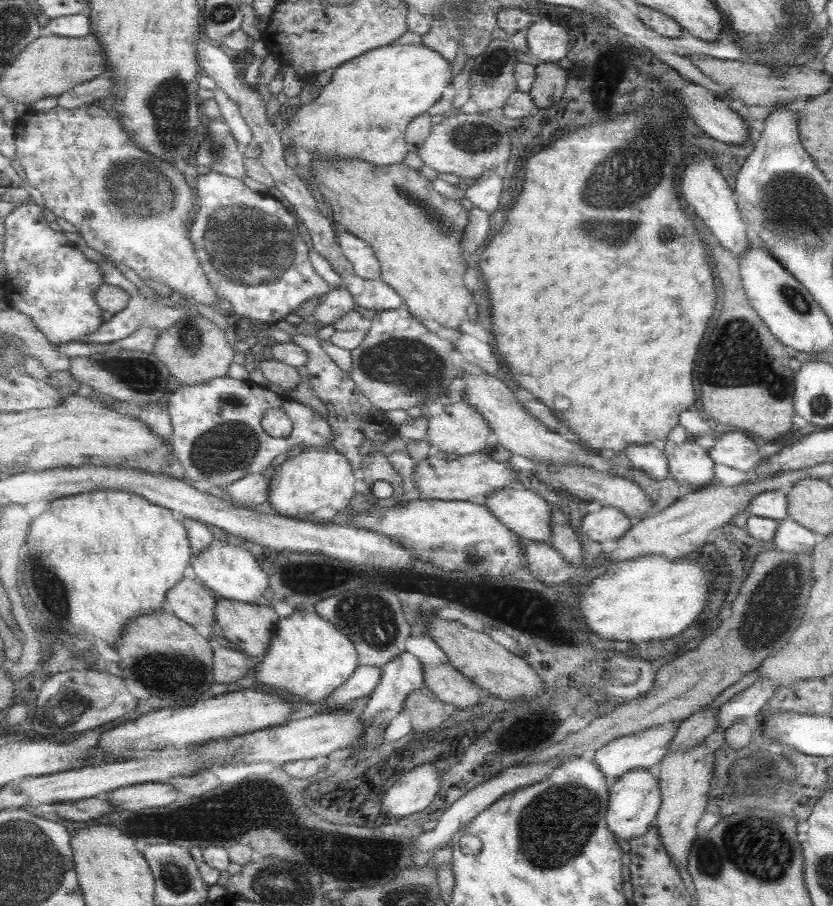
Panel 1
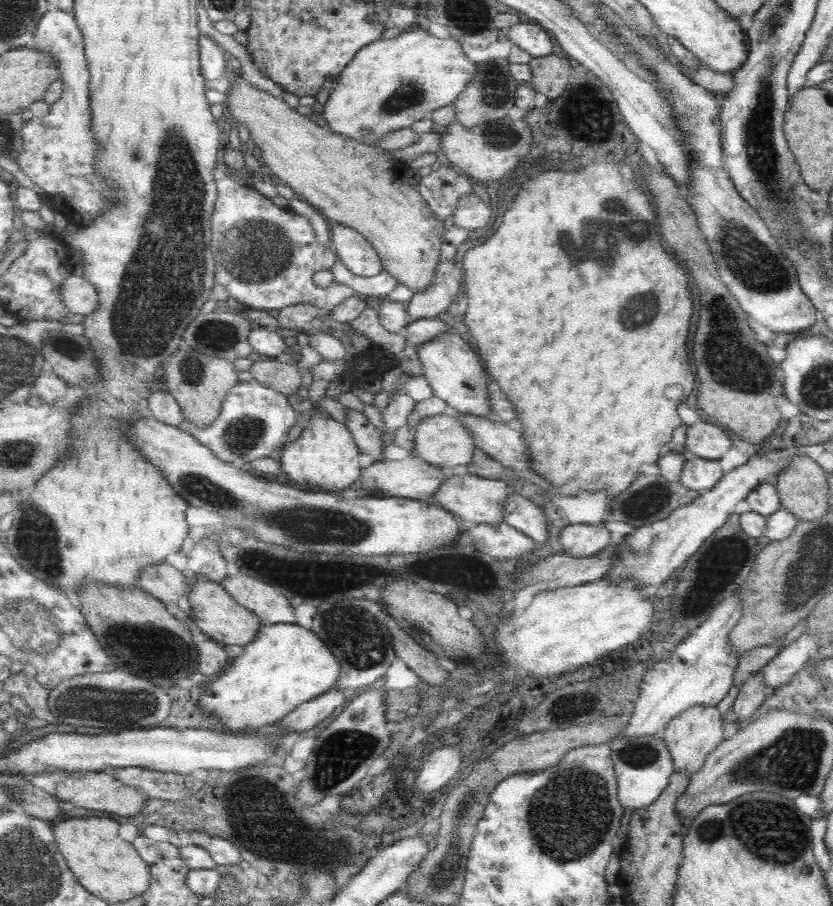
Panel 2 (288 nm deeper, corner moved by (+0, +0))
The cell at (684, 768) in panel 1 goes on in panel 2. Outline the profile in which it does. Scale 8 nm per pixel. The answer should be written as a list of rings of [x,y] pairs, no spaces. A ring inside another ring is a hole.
[[[695,706],[685,714],[679,714],[679,718],[675,718],[663,732],[663,738],[673,754],[677,772],[689,774],[689,778],[693,778],[693,774],[697,774],[705,766],[707,758],[725,742],[723,726],[725,726],[723,714],[719,712],[717,706]]]

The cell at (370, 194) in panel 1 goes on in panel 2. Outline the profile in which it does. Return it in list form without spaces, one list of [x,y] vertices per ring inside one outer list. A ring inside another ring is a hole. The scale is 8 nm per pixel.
[[[241,76],[231,84],[231,94],[227,102],[231,116],[239,122],[239,126],[245,126],[249,130],[253,146],[261,150],[261,164],[265,168],[271,168],[263,174],[273,174],[283,180],[285,186],[289,186],[297,196],[301,196],[303,202],[317,208],[317,212],[321,212],[333,226],[345,224],[365,234],[365,238],[379,250],[385,272],[391,272],[399,280],[399,284],[405,284],[415,294],[427,290],[433,284],[437,266],[441,262],[447,230],[443,226],[443,220],[439,220],[431,210],[431,204],[423,200],[423,194],[417,188],[419,180],[415,178],[415,174],[407,174],[403,162],[399,162],[391,152],[383,150],[381,146],[357,142],[335,130],[321,128],[317,122],[301,116],[283,98],[255,88]]]

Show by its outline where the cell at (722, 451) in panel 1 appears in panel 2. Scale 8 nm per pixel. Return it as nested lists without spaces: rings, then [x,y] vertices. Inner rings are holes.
[[[707,420],[697,422],[687,428],[687,454],[703,460],[719,462],[721,456],[731,448],[729,436],[725,436],[723,428],[717,424],[709,424]]]

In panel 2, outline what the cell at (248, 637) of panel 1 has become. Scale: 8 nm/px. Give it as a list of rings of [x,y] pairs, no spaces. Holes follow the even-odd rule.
[[[197,578],[197,582],[191,586],[187,600],[189,600],[189,608],[193,610],[191,612],[193,622],[203,630],[203,634],[207,634],[211,640],[217,640],[223,646],[245,648],[251,642],[255,642],[255,638],[259,636],[259,630],[263,628],[261,618],[253,610],[243,606],[239,600],[235,600],[231,592],[219,582]]]

